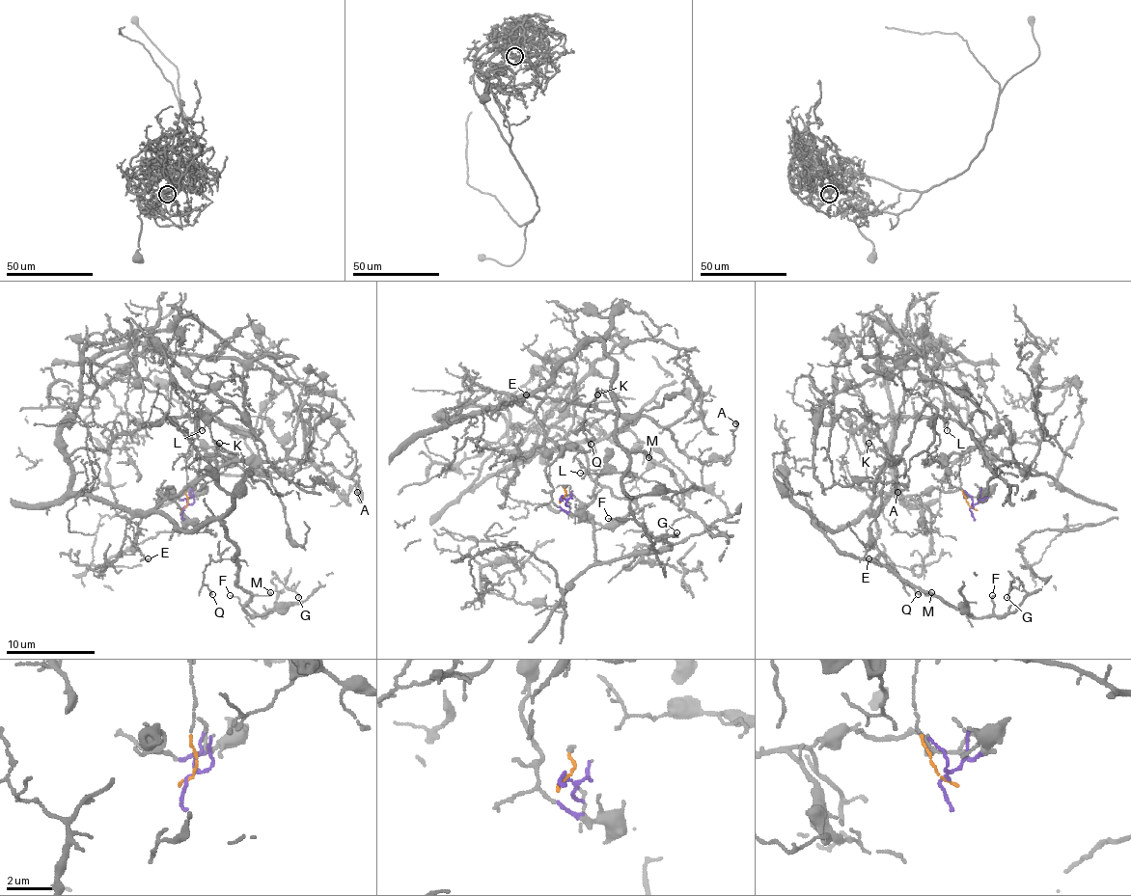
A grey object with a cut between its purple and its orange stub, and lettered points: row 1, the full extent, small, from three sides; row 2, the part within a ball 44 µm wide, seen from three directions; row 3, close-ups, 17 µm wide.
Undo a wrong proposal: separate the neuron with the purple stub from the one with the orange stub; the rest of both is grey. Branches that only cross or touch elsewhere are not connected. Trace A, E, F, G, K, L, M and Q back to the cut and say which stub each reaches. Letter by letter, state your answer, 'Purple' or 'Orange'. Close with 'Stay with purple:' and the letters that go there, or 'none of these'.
A: Purple
E: Purple
F: Purple
G: Purple
K: Purple
L: Purple
M: Purple
Q: Purple
Stay with purple: A, E, F, G, K, L, M, Q

